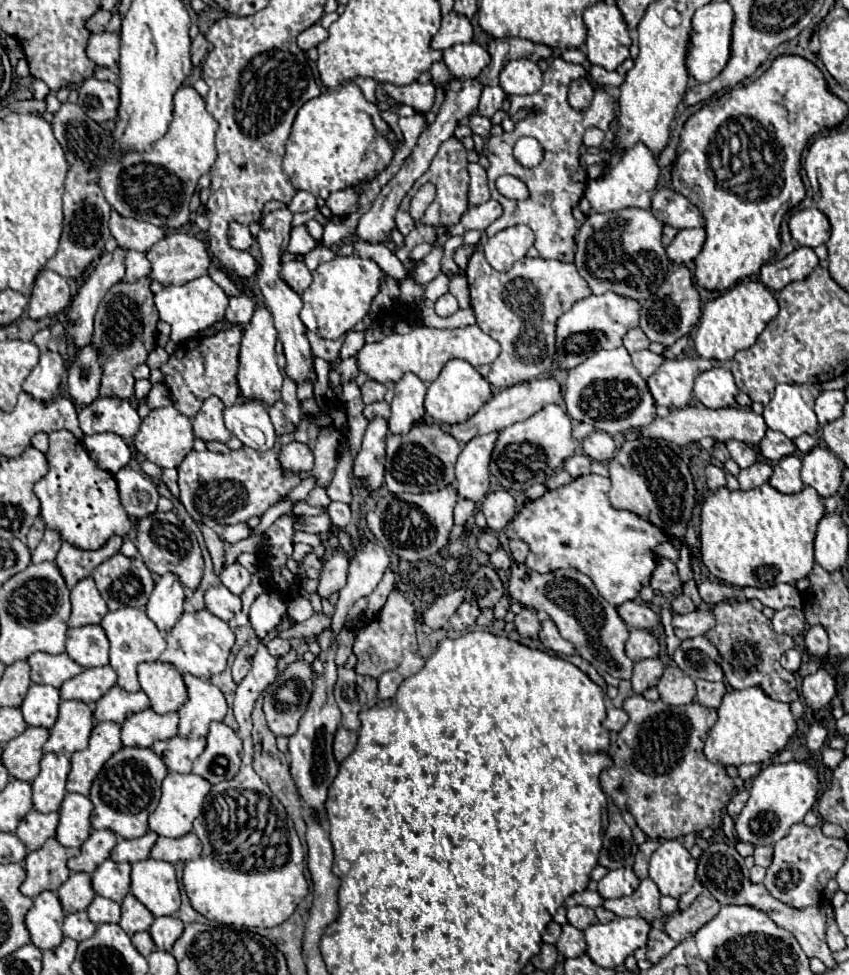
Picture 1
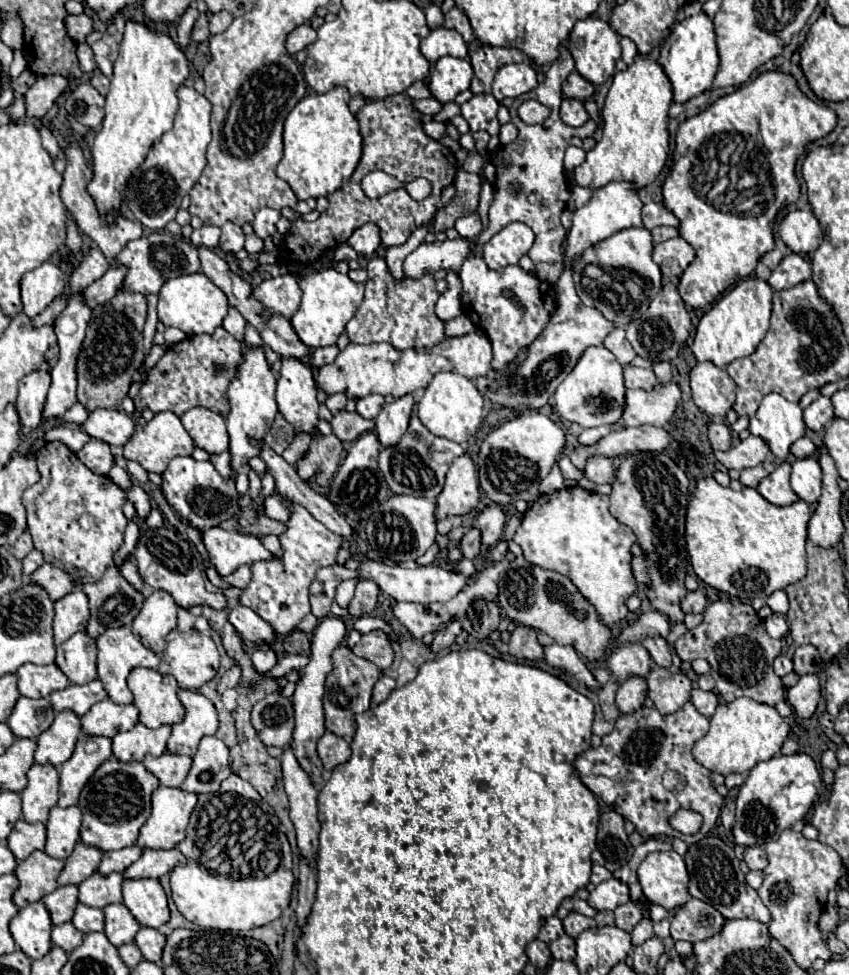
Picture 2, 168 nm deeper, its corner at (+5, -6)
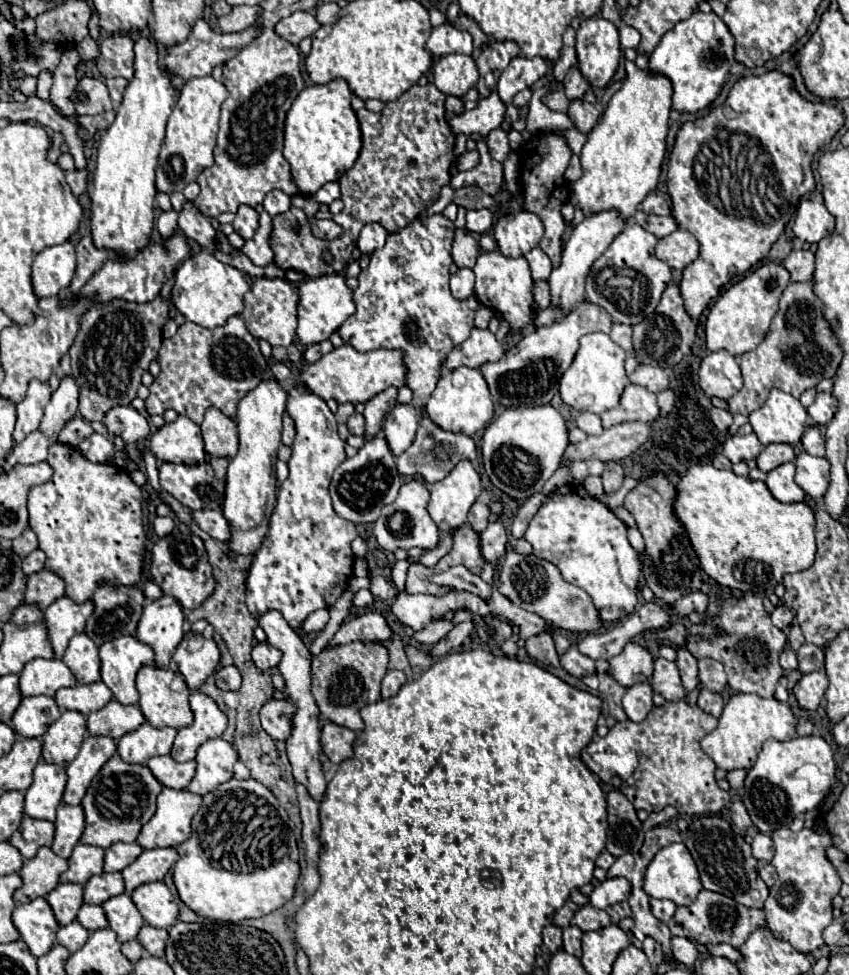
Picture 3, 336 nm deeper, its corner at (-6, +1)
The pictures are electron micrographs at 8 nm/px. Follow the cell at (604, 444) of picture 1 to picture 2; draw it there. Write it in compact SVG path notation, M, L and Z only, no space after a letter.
M590 456L584 468L586 478L596 484L606 484L614 480L614 460L608 456Z

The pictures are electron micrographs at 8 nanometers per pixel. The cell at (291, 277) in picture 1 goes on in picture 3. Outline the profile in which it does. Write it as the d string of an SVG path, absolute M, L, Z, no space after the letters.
M259 277L253 281L251 291L245 295L245 309L241 315L245 319L249 333L255 339L265 339L271 347L289 347L295 339L297 329L297 301L297 289L289 281Z

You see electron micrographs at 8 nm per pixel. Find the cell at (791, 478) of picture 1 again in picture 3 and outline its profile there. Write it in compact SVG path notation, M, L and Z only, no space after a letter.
M783 463L767 473L767 487L771 495L781 503L799 503L805 499L805 491L795 483L795 465Z

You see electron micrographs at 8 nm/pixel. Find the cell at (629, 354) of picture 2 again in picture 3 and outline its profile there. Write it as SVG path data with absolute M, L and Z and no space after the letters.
M613 323L611 327L611 339L621 345L625 351L631 351L633 345L631 345L631 327L629 325L621 325L621 323Z

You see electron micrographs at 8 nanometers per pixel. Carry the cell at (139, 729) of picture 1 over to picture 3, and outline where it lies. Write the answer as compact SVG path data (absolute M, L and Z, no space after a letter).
M143 723L139 729L123 735L117 741L117 755L125 763L145 763L155 755L169 755L177 729L165 727L155 729L149 723Z

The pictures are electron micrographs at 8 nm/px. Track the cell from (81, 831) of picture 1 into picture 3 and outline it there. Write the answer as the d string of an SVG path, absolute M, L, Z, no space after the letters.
M61 803L57 807L57 819L55 819L55 841L51 845L53 853L69 859L73 853L73 847L79 843L85 829L85 815L81 805L65 805Z

